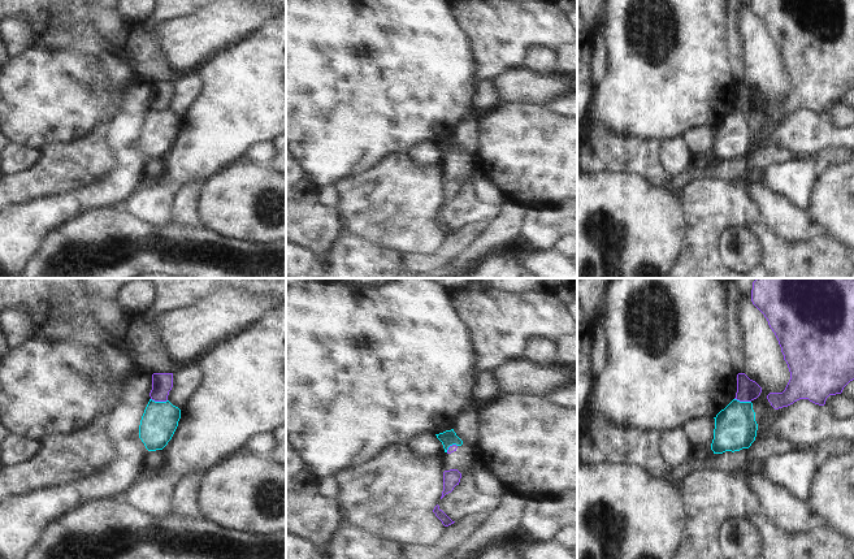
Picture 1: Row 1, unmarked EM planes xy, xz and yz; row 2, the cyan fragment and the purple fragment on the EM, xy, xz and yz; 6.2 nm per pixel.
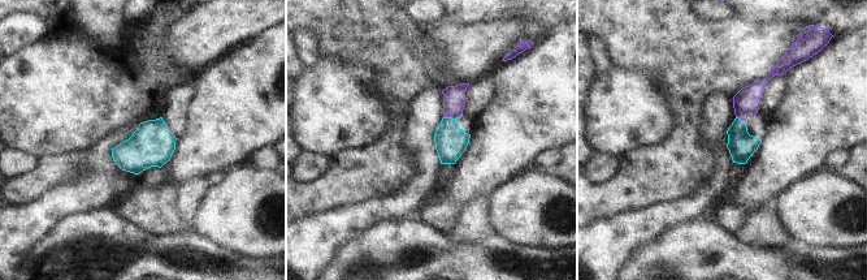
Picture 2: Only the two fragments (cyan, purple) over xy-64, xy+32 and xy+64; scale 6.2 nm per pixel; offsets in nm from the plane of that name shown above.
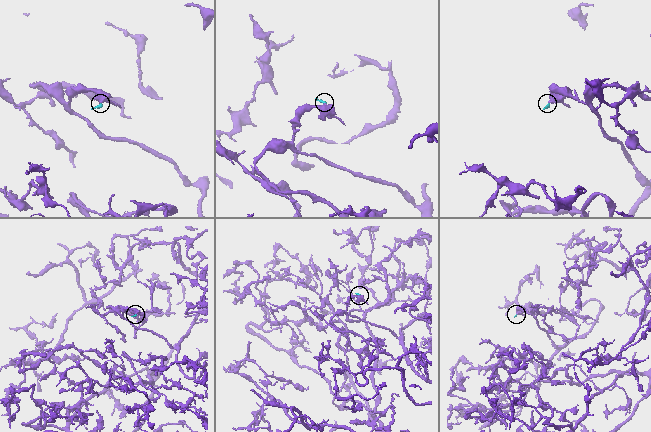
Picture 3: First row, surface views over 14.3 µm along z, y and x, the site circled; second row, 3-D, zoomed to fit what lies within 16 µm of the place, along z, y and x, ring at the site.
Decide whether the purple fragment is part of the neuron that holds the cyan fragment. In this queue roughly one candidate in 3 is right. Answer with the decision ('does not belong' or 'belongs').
does not belong

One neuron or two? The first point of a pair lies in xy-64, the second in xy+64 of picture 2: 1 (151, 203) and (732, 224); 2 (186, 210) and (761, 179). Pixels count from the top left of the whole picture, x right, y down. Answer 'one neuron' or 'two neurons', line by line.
1: one neuron
2: two neurons

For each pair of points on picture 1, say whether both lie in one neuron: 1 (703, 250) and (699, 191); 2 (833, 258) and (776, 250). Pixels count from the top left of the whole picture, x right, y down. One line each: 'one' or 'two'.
1: one
2: one

